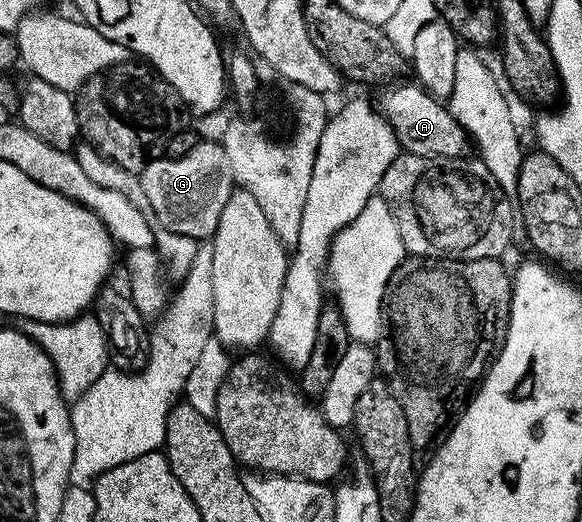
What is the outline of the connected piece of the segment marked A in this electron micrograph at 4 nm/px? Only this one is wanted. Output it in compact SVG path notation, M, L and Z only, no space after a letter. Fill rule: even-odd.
M394 84L391 85L389 88L383 89L386 90L382 94L382 106L380 102L380 110L381 113L385 114L386 118L390 122L390 127L393 128L393 130L396 132L396 136L398 137L398 145L401 147L405 153L408 154L415 154L416 156L424 156L425 158L431 159L431 158L445 158L447 160L457 160L463 155L467 153L466 150L466 142L468 146L468 135L466 133L466 130L464 127L462 127L461 124L458 123L458 121L450 115L449 109L439 99L433 98L431 94L426 93L425 90L422 89L421 85L413 84L414 86L398 86L402 84Z

